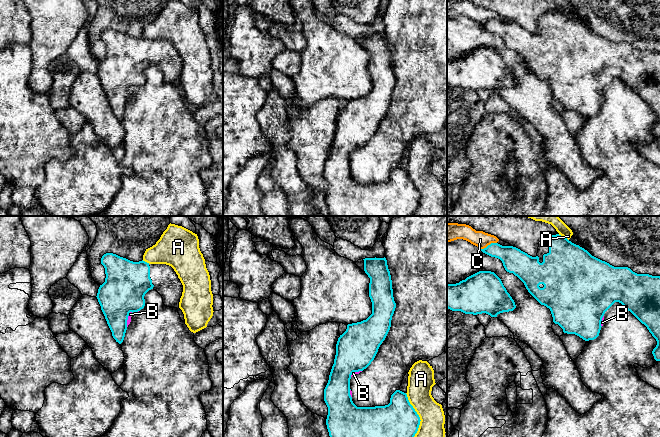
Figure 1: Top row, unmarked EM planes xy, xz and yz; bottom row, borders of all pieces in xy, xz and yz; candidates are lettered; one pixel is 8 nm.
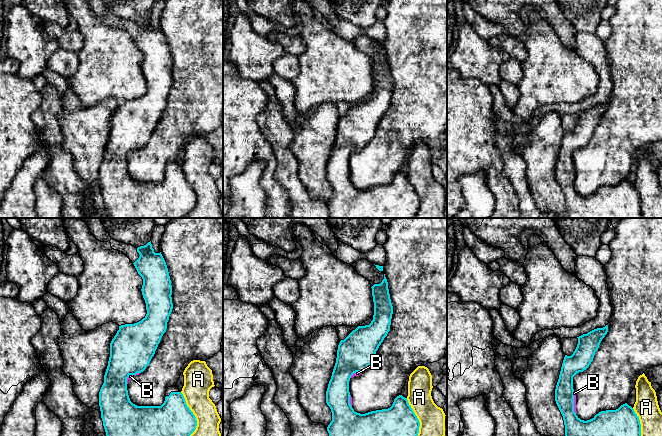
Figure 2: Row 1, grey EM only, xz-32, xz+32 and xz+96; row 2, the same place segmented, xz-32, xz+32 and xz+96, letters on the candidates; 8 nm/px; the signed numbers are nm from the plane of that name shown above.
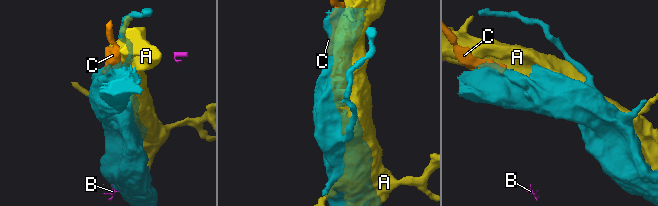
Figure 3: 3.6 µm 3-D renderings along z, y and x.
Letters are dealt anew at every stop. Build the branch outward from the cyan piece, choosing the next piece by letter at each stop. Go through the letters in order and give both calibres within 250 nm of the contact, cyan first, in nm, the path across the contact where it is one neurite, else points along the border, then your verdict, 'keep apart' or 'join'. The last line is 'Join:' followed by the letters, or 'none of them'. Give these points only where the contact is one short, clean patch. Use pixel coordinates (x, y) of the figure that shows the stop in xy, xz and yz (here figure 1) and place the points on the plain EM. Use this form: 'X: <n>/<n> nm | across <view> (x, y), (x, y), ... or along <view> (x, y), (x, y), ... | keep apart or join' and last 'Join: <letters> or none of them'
A: 380/240 nm | keep apart
B: 340/30 nm | along xy (131, 87), (126, 102) | keep apart
C: 200/130 nm | keep apart
Join: none of them

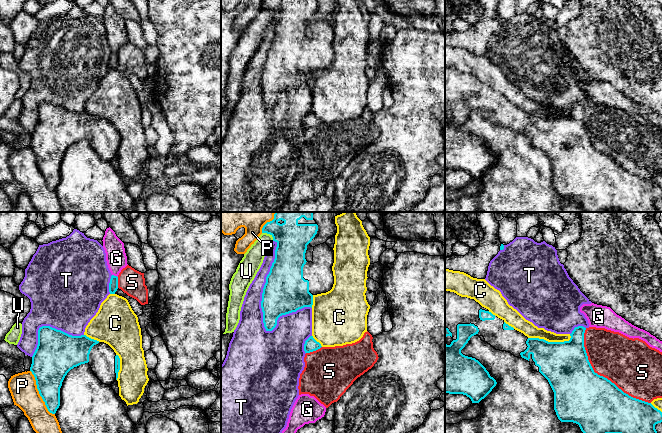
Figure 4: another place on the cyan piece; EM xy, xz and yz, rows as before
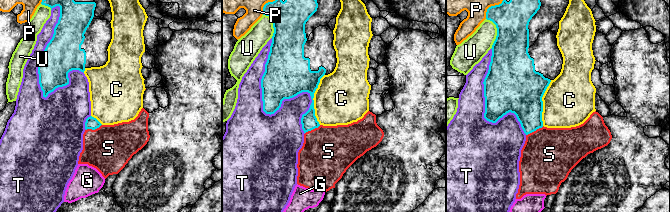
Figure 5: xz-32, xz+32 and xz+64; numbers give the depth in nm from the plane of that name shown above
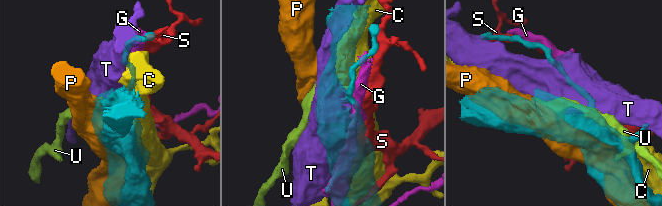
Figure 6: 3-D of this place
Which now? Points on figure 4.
C: 380/120 nm | keep apart
G: 80/170 nm | keep apart
P: 300/220 nm | keep apart
S: 440/400 nm | keep apart
T: 360/180 nm | keep apart
U: 260/160 nm | keep apart
Join: none of them

